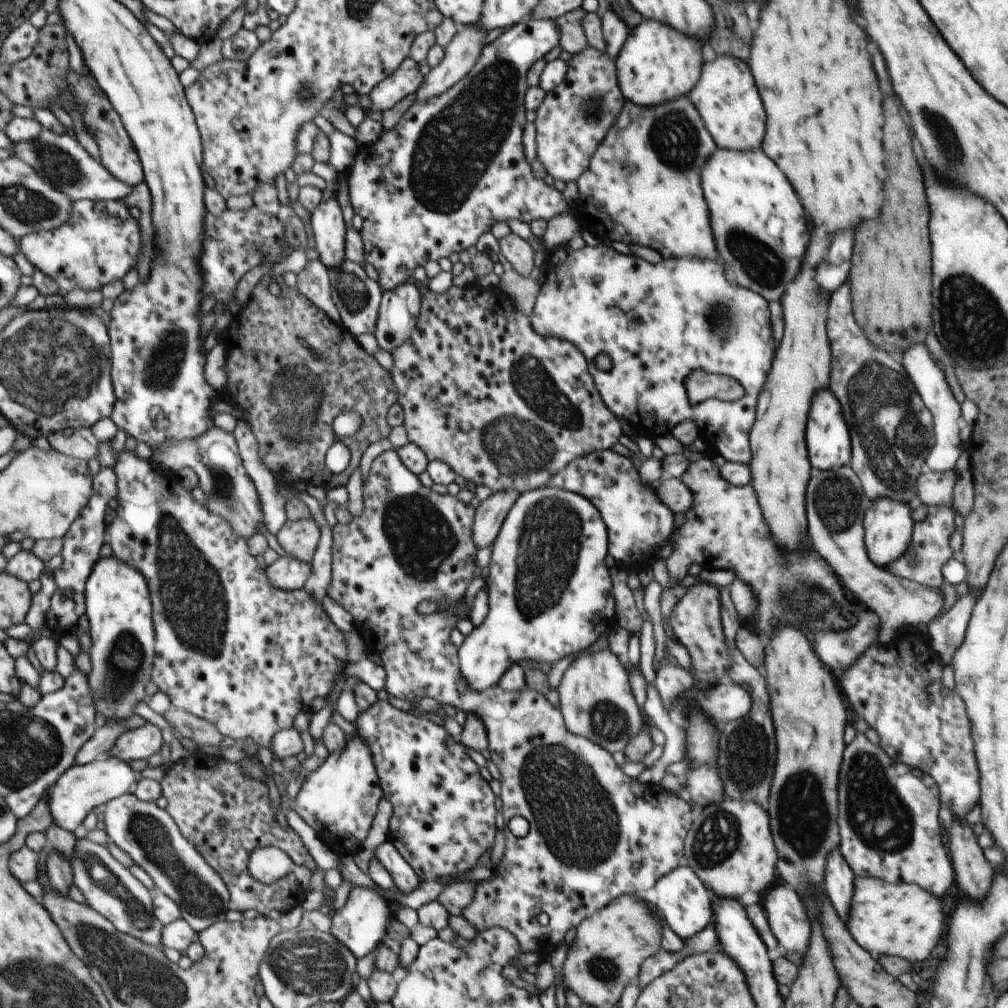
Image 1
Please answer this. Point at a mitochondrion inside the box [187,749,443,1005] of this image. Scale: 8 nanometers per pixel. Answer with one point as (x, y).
(305, 965)

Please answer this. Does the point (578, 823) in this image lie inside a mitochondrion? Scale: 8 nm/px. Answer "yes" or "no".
yes

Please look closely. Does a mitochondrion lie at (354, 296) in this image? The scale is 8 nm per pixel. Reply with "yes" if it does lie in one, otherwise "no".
yes

